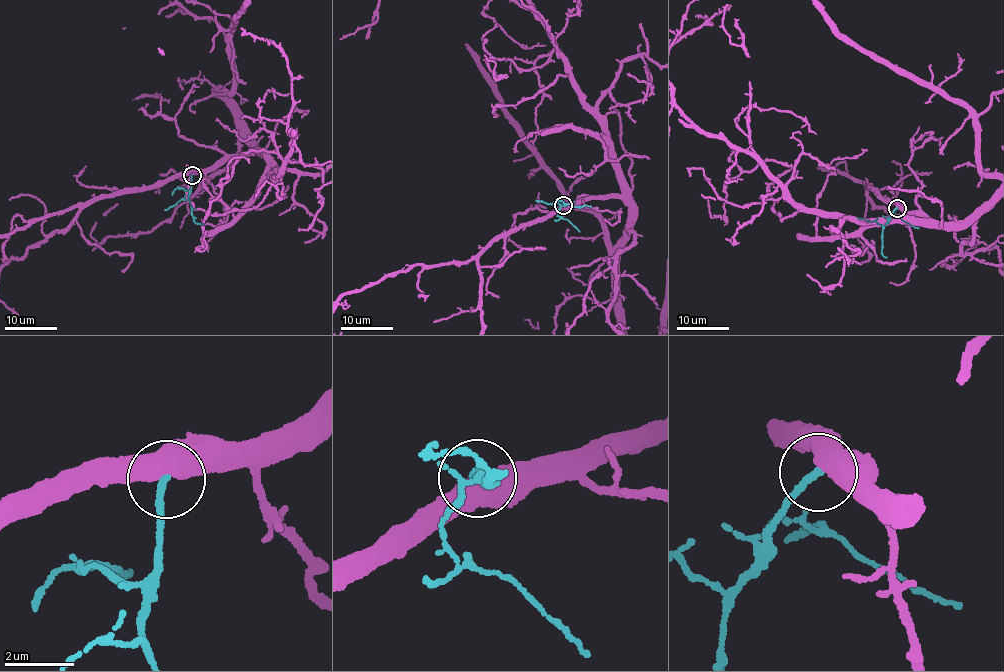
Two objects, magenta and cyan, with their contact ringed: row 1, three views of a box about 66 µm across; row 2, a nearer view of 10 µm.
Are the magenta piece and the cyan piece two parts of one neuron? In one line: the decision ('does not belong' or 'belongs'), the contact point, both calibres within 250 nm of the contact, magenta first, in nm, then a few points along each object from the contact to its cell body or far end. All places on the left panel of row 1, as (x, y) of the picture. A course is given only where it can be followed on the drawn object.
belongs; at (192, 175); 500 nm thick on the magenta side, 200 nm on the other; cyan runs (192, 175), (189, 199), (180, 200), (164, 210)

